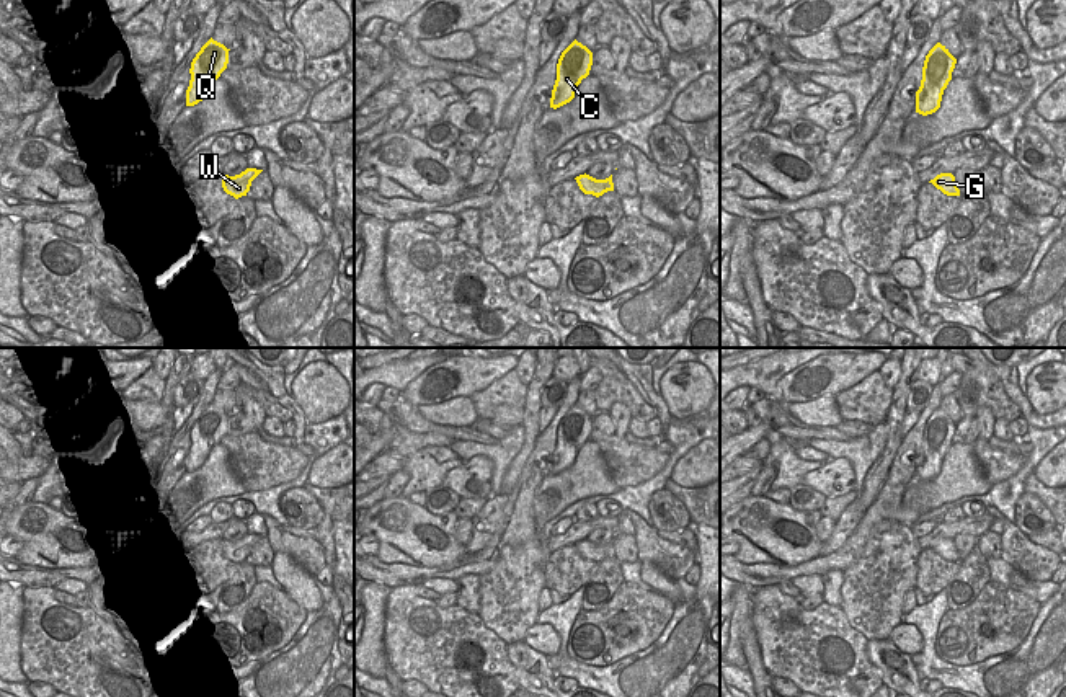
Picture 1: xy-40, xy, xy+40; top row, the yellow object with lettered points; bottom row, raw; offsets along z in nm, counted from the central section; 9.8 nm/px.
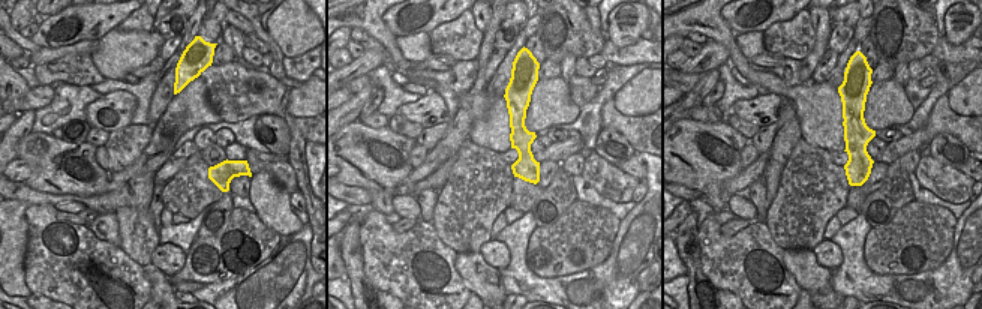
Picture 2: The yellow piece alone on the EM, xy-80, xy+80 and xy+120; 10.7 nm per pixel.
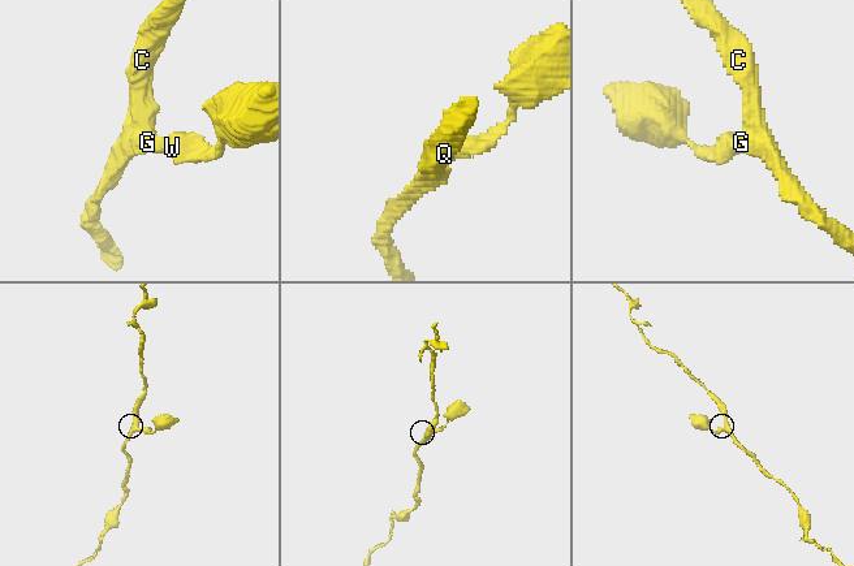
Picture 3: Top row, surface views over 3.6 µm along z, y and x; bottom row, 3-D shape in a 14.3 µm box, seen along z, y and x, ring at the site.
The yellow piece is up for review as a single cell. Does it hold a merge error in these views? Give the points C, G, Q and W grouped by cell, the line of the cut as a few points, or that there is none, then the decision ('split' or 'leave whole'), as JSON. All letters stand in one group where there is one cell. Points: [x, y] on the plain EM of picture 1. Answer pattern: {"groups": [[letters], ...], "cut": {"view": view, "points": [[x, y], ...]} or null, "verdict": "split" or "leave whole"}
{"groups": [["C", "G", "Q", "W"]], "cut": null, "verdict": "leave whole"}

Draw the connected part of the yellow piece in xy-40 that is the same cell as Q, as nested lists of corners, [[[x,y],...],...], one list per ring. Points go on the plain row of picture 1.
[[[212,403],[201,413],[191,428],[191,446],[186,455],[186,472],[194,472],[209,457],[209,452],[227,434],[229,416],[224,410]]]

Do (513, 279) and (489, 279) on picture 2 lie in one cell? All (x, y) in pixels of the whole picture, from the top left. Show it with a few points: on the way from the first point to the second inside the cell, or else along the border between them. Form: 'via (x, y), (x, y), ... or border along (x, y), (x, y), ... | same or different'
border along (499, 270), (502, 288), (507, 293) | different

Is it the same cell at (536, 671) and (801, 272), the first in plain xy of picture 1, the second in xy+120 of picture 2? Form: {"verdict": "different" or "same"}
{"verdict": "same"}

